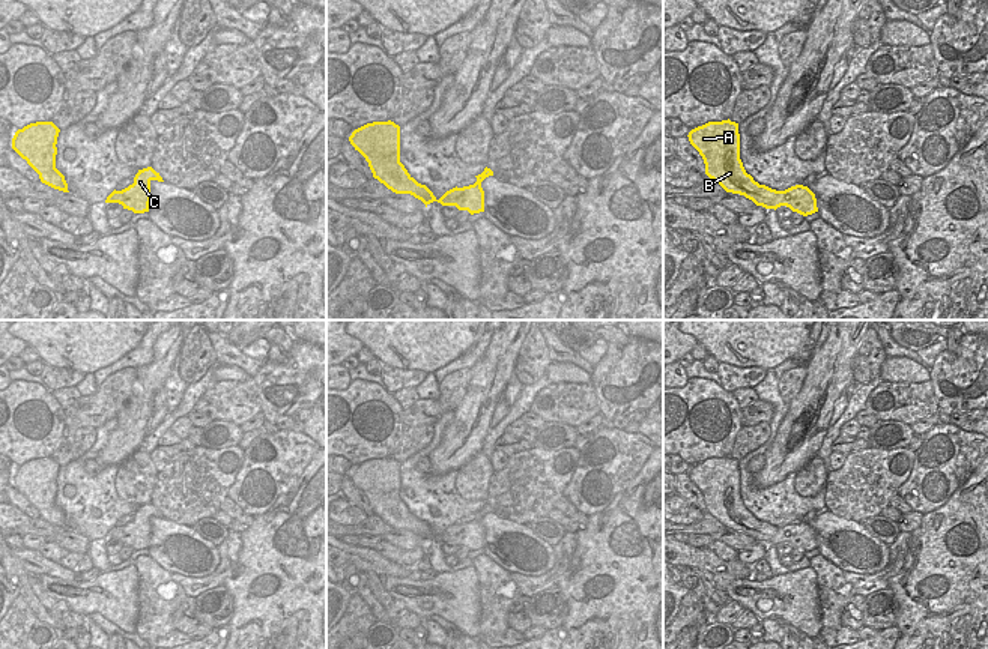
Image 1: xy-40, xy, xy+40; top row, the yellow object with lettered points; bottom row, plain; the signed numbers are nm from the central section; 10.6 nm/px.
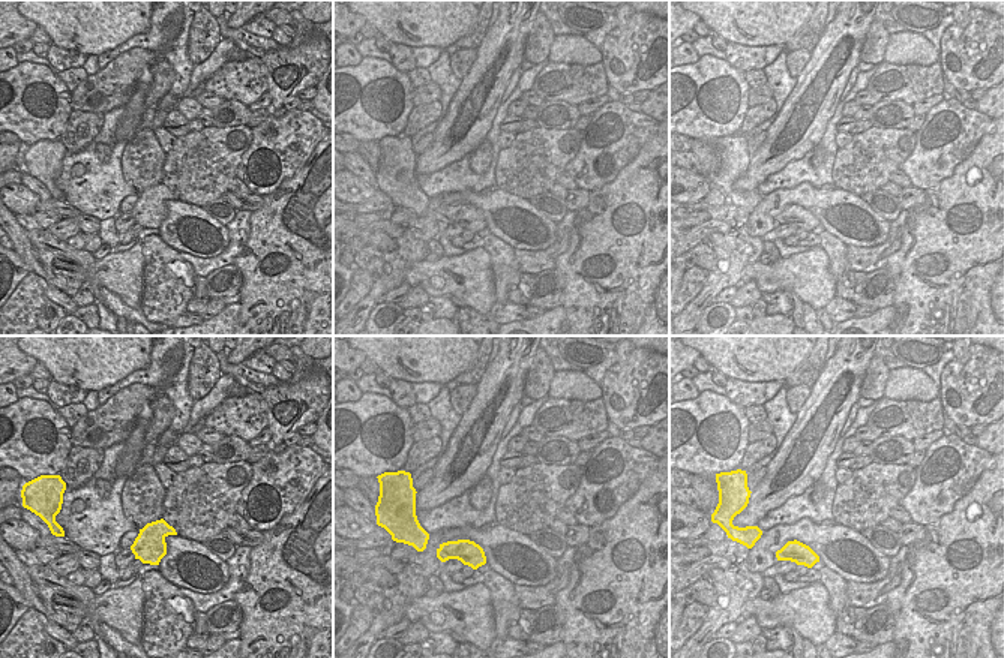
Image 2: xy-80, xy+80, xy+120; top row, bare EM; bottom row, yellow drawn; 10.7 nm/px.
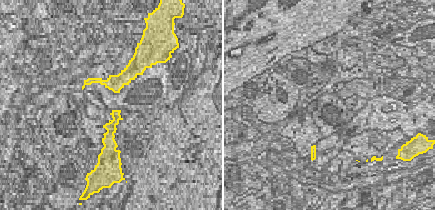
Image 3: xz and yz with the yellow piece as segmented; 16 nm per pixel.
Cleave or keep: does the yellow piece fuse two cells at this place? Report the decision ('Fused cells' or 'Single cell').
Single cell.

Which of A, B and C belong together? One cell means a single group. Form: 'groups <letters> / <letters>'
groups A B C

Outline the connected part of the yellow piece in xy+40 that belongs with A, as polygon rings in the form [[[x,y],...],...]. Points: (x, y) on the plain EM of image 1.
[[[708,458],[689,469],[690,481],[705,500],[705,511],[726,529],[740,530],[765,545],[789,544],[803,553],[818,548],[815,530],[803,521],[776,527],[759,521],[746,509],[740,496],[738,460]]]

